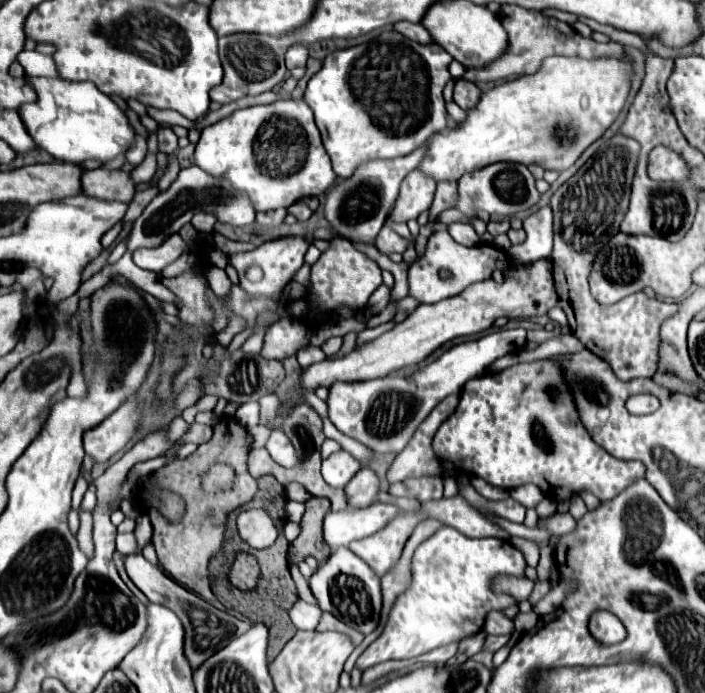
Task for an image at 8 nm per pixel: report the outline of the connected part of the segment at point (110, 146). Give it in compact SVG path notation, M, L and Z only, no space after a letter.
M26 75L28 85L36 89L36 101L22 105L18 109L30 137L34 137L36 145L44 151L48 151L54 159L60 161L70 161L70 163L82 163L86 159L100 159L100 161L110 161L120 153L126 153L128 147L134 143L134 129L128 123L128 117L118 109L118 105L104 95L96 85L90 81L66 81L60 77L30 77Z

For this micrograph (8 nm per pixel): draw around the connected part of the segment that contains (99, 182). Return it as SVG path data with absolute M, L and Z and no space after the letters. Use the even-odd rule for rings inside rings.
M100 167L82 175L82 191L100 199L118 199L122 203L130 203L136 193L136 183L130 173L122 169L110 171Z

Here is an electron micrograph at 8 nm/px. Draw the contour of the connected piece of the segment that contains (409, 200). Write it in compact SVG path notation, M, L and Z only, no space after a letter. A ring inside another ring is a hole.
M418 169L408 173L408 177L402 181L400 195L392 213L392 221L408 221L416 219L422 211L430 209L434 199L436 183L430 177L424 177Z

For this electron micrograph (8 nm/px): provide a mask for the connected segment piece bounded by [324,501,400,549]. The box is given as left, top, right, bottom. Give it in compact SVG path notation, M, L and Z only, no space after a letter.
M380 501L364 509L342 509L340 513L330 511L324 517L324 541L330 549L346 547L350 541L364 539L380 531L390 519L398 515L398 511L398 507Z

